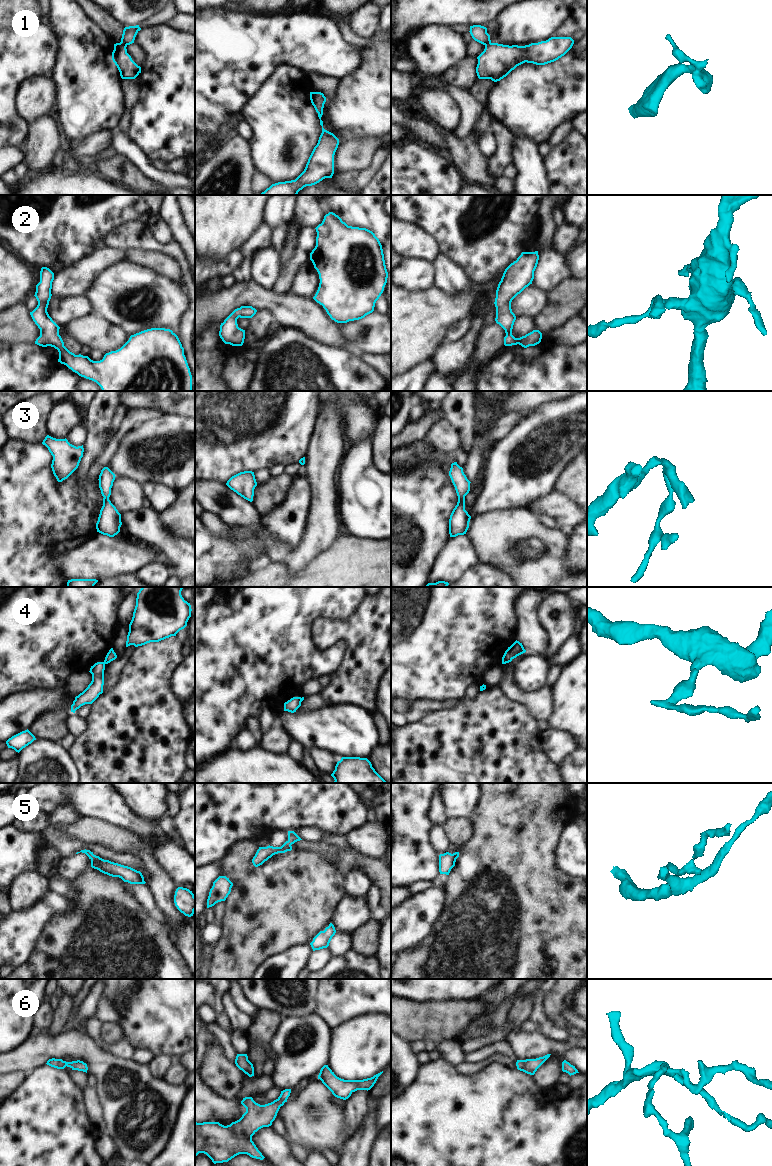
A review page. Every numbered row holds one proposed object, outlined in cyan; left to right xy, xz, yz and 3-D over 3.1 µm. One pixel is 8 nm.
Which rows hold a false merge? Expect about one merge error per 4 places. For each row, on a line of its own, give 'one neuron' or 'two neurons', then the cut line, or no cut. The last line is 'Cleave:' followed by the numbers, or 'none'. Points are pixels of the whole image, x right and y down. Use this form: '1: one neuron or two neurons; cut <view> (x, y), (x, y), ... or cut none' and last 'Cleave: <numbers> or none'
1: two neurons; cut xy (120, 42), (126, 45)
2: one neuron; cut none
3: one neuron; cut none
4: two neurons; cut xy (104, 661), (105, 663)
5: one neuron; cut none
6: one neuron; cut none
Cleave: 1, 4

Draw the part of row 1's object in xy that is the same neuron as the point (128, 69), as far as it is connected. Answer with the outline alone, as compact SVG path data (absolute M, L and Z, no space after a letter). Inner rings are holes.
M123 43L114 44L112 60L117 66L122 79L135 79L141 73L138 66L127 53L127 45Z

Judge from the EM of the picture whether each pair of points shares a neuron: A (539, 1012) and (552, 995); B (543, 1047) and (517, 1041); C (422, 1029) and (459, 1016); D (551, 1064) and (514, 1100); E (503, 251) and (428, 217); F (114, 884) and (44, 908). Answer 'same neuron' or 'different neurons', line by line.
A: different neurons
B: same neuron
C: same neuron
D: different neurons
E: same neuron
F: different neurons

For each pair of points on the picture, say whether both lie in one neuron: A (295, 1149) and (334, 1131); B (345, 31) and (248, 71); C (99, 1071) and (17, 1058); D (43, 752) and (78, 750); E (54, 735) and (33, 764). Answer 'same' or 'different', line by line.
A: different
B: different
C: same
D: different
E: different

